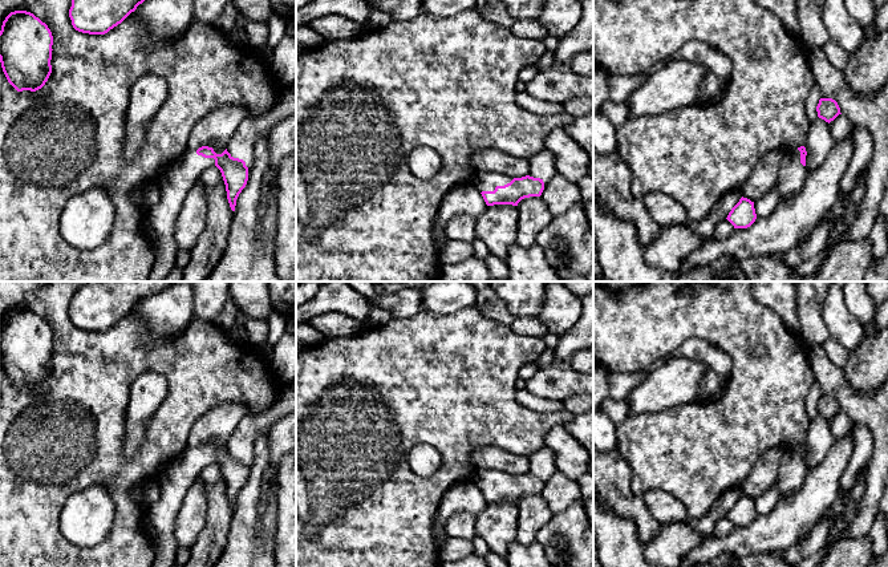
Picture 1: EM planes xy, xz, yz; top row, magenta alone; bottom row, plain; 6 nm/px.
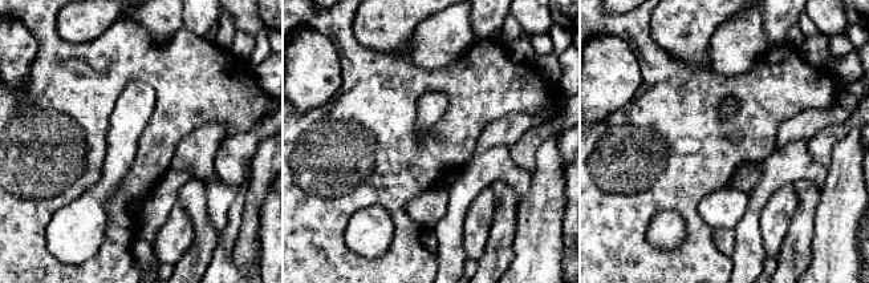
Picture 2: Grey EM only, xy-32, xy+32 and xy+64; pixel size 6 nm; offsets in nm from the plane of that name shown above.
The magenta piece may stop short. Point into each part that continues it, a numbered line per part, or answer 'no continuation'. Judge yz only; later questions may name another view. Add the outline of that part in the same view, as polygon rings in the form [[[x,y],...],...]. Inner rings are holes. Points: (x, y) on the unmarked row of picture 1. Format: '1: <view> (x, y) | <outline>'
1: yz (791, 470) | [[[798,446],[787,449],[779,463],[778,485],[780,495],[791,495],[798,491],[807,471],[807,465],[800,461],[800,449]]]

